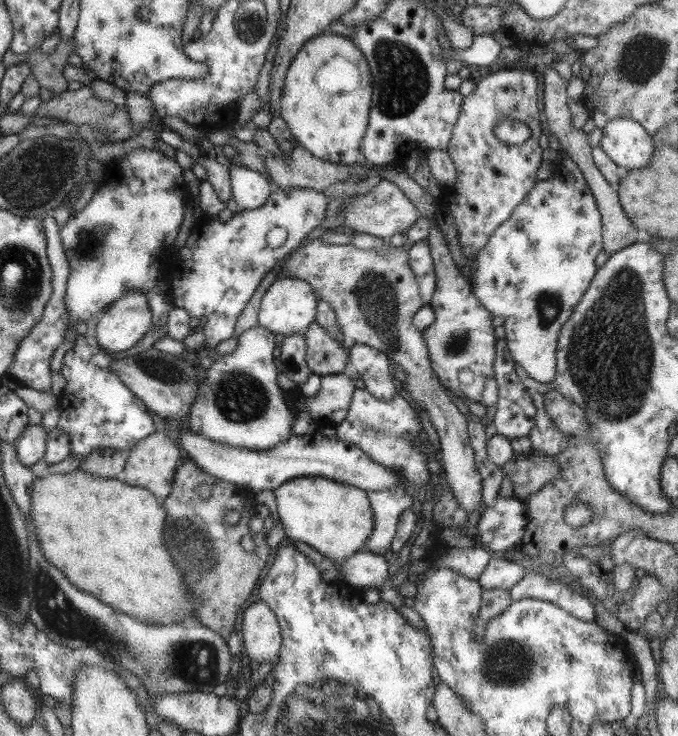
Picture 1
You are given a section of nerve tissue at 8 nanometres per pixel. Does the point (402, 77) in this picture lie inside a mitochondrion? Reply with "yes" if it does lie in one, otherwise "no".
yes

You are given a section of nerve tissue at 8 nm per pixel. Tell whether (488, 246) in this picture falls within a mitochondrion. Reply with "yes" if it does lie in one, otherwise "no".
no

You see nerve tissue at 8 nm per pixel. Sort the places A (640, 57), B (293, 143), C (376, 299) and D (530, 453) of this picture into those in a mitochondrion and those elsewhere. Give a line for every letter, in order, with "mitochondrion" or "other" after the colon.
A: mitochondrion
B: other
C: mitochondrion
D: other

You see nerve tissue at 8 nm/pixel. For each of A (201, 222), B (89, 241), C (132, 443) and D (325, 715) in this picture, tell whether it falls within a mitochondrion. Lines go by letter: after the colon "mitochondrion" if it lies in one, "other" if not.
A: other
B: mitochondrion
C: other
D: mitochondrion

